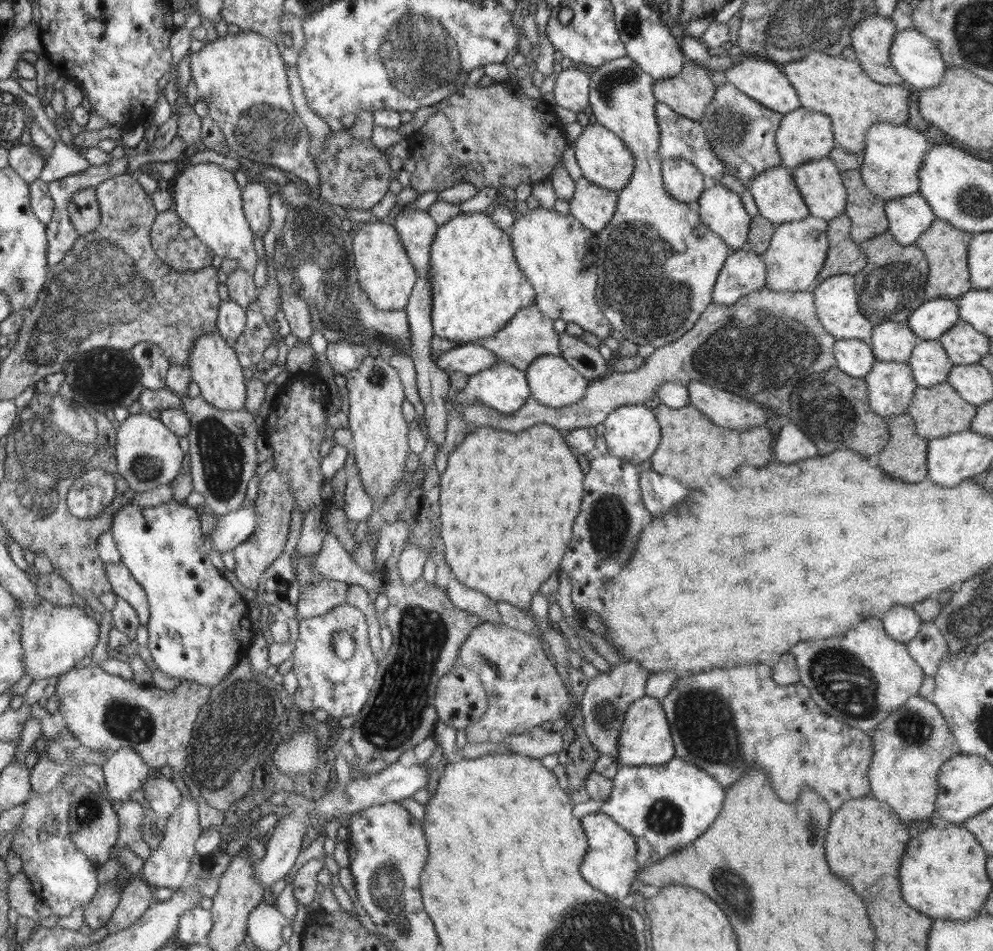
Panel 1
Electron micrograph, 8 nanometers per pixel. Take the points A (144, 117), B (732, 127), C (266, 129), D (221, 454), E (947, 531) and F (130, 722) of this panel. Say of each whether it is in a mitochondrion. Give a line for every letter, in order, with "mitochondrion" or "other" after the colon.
A: other
B: mitochondrion
C: mitochondrion
D: mitochondrion
E: other
F: mitochondrion

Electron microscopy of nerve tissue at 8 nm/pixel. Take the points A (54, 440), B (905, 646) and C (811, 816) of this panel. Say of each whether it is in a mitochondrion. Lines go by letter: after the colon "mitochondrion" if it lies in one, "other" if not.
A: mitochondrion
B: other
C: mitochondrion

